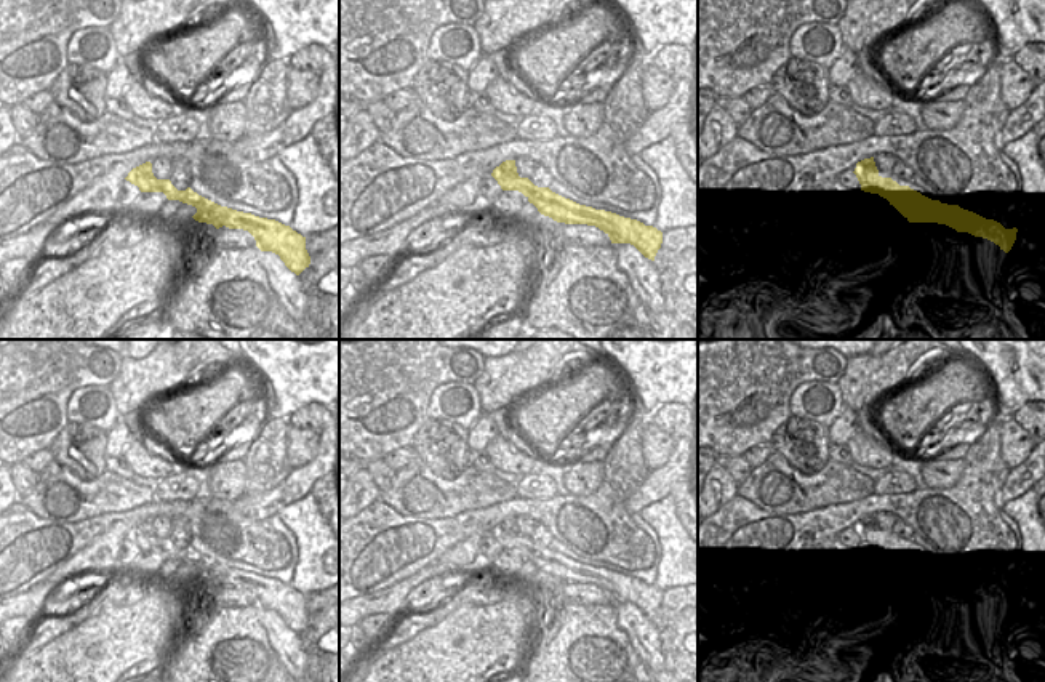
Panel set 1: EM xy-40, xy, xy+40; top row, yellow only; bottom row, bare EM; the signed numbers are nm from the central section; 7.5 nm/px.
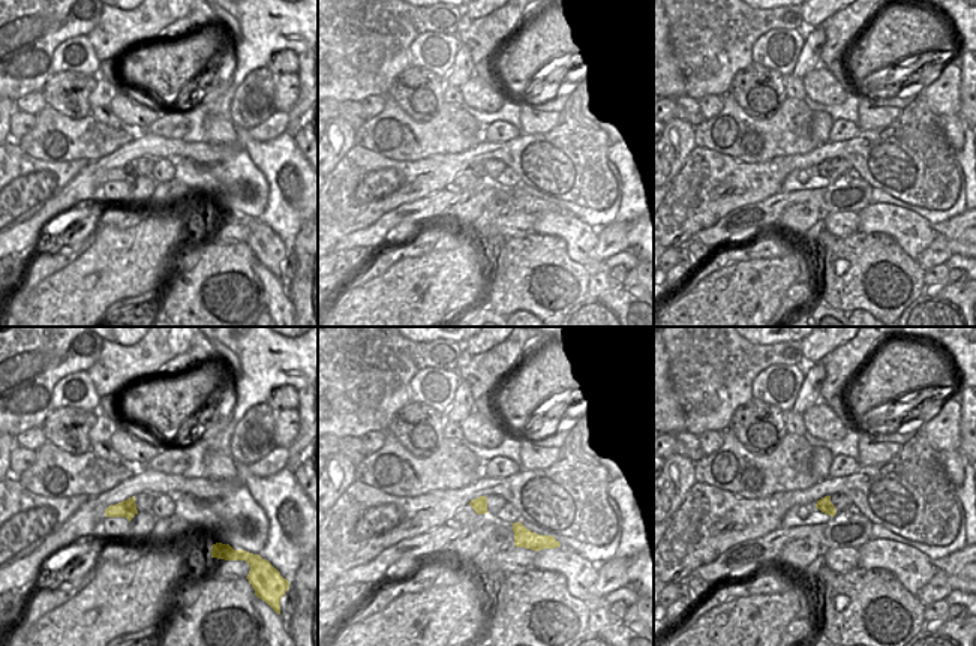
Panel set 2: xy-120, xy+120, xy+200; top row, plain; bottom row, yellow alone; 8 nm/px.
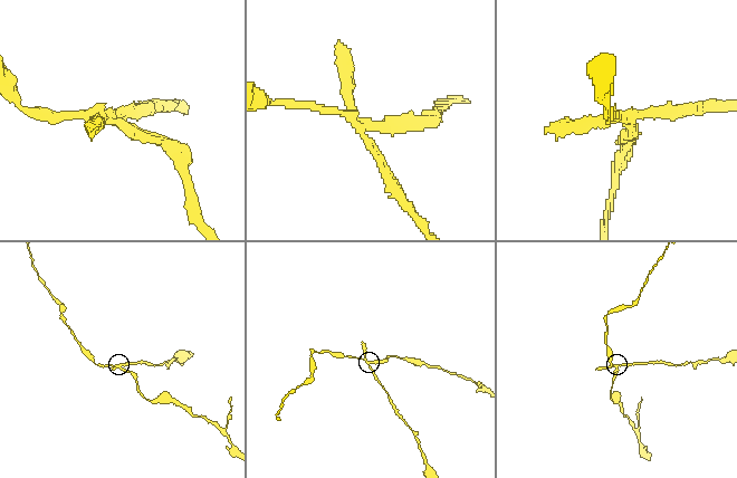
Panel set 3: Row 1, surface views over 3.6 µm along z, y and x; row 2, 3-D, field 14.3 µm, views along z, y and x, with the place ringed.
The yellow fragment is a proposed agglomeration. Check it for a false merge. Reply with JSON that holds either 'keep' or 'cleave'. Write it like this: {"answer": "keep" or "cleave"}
{"answer": "cleave"}

